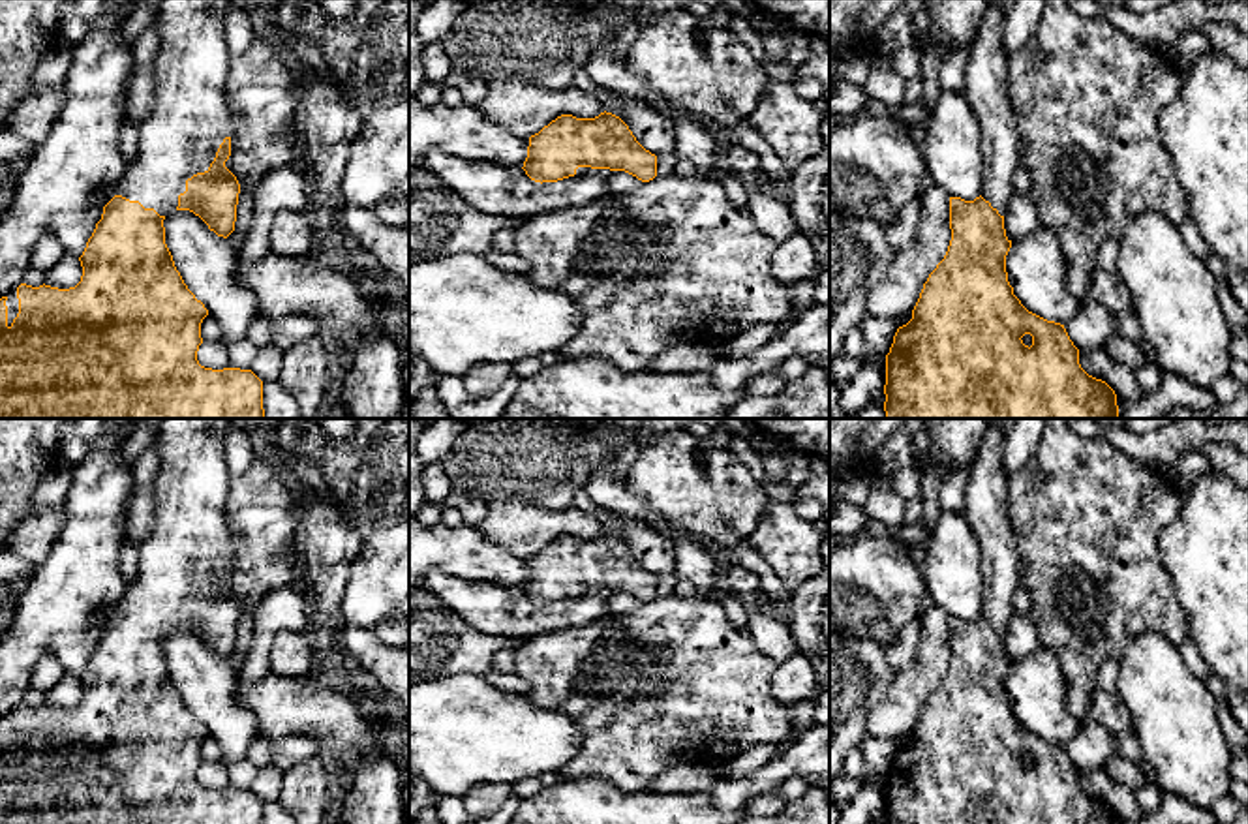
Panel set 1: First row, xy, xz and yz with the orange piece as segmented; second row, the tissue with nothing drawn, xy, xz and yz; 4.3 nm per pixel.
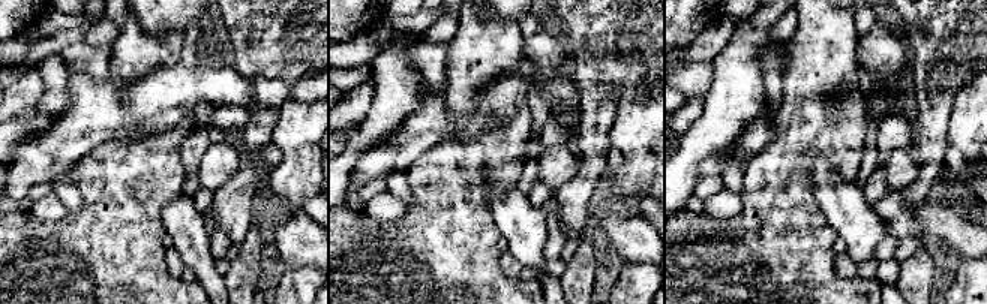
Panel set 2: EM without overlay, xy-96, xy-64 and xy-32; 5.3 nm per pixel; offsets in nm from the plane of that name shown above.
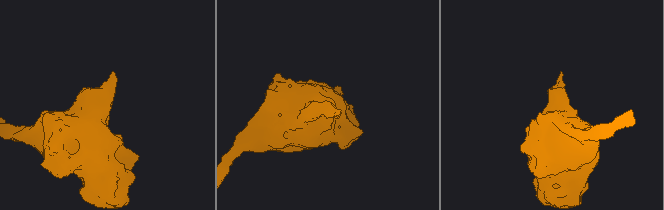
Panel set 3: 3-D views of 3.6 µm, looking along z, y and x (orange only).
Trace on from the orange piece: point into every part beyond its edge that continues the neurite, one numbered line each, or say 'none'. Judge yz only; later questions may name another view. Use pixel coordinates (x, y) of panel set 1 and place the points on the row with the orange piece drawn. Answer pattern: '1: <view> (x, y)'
1: yz (986, 76)

